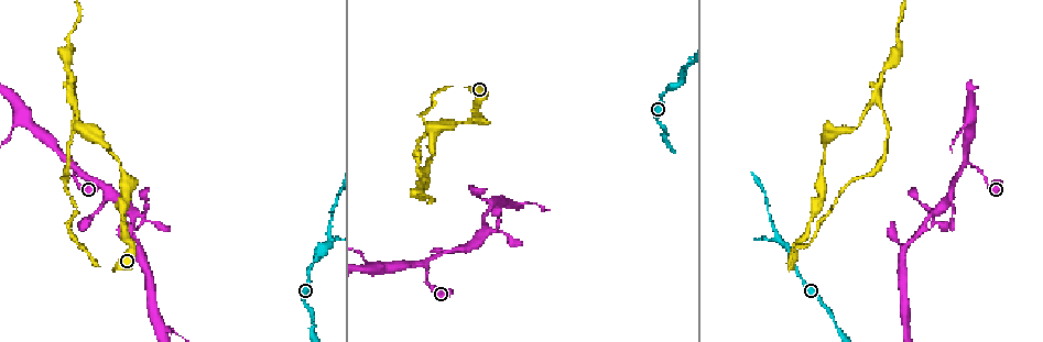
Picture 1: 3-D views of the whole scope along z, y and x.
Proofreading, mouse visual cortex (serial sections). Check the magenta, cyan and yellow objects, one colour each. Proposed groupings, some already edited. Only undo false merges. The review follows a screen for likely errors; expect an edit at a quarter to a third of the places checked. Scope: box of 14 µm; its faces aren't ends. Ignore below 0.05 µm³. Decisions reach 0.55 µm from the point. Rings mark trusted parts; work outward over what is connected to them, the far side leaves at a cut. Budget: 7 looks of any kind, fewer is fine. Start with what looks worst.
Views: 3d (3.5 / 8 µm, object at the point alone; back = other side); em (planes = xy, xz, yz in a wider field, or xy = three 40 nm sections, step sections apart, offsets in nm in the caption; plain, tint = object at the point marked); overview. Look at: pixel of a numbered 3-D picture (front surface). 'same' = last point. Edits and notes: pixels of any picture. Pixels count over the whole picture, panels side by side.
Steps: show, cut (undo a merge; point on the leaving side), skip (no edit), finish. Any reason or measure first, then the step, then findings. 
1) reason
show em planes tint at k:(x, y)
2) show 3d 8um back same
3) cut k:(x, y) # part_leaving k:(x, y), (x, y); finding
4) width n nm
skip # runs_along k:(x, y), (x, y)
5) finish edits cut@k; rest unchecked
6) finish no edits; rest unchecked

abrupt turn
show 3d 8um at 1:(427, 171)

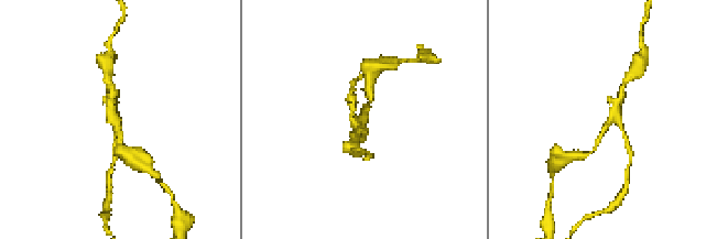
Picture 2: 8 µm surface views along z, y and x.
show 3d 3.5um at 2:(612, 121)

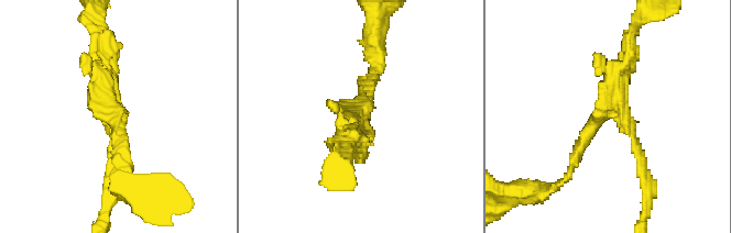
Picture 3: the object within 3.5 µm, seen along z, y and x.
show em xy step 1 tint at 3:(605, 110)

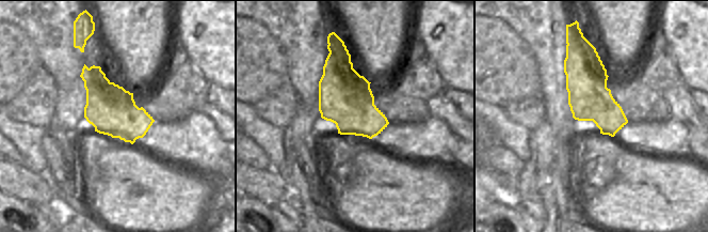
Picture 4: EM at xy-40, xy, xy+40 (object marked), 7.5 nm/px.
cut 3:(337, 187) # part_leaving 3:(351, 124), (340, 181); a second cell is stuck on

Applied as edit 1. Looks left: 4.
show overview

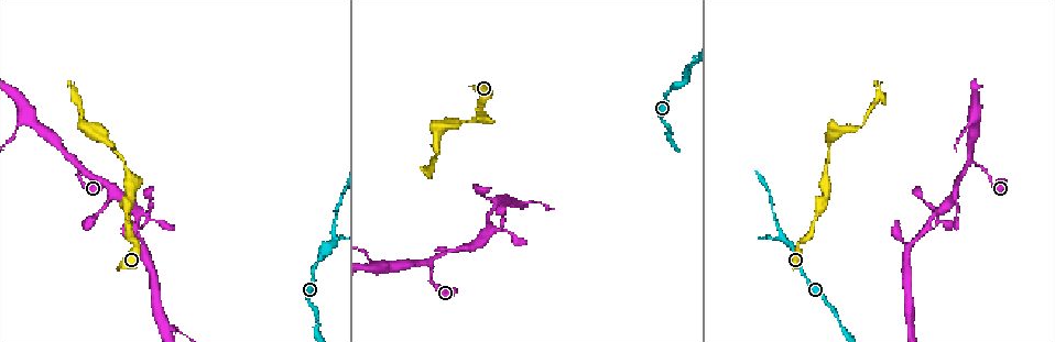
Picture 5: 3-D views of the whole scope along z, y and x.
three-way junction
show 3d 3.5um at 5:(334, 235)

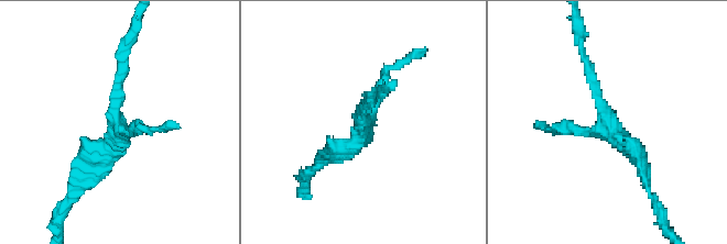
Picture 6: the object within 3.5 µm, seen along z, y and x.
arms 3; arm_widths 150, 150, 200 nm
show em xy step 2 tint at 6:(611, 128)

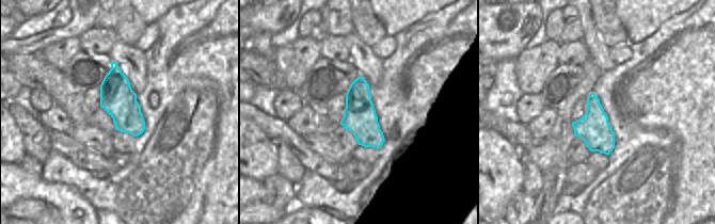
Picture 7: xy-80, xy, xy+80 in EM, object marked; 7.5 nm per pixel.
skip # runs_along 6:(647, 185), (598, 103), (587, 63); all the same cell

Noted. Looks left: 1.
finish edits cut@3; rest unchecked

